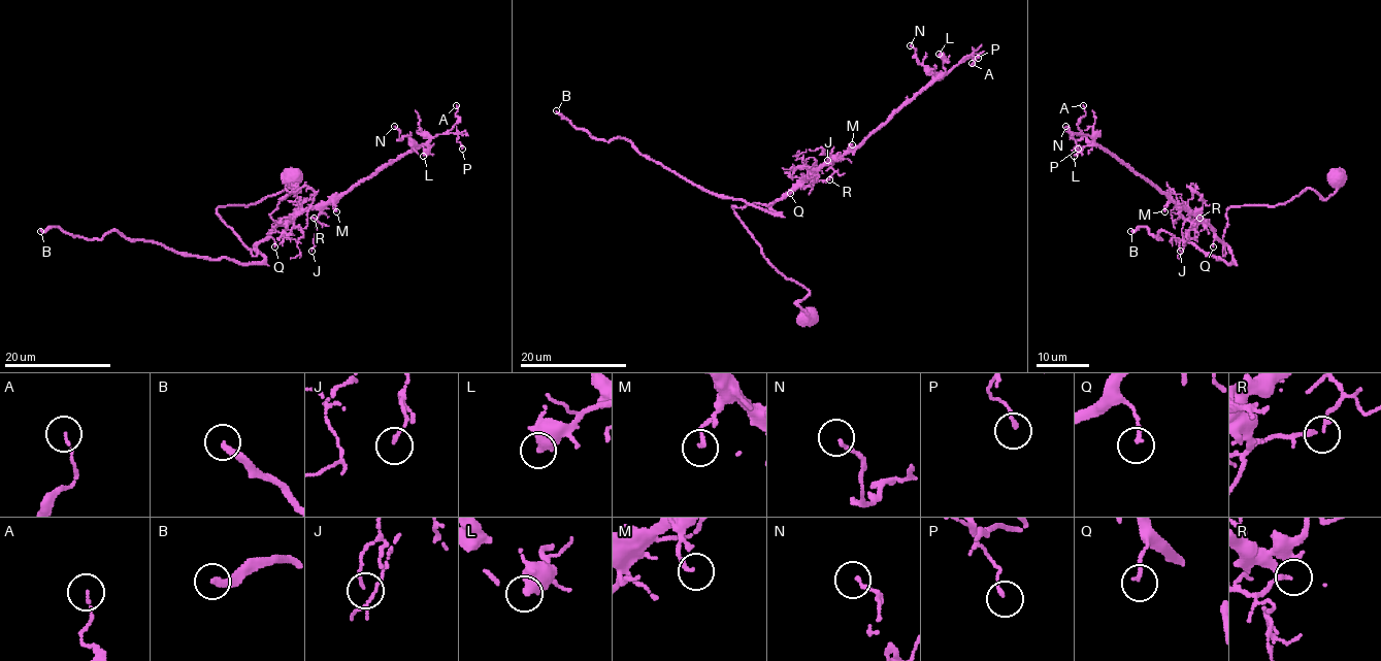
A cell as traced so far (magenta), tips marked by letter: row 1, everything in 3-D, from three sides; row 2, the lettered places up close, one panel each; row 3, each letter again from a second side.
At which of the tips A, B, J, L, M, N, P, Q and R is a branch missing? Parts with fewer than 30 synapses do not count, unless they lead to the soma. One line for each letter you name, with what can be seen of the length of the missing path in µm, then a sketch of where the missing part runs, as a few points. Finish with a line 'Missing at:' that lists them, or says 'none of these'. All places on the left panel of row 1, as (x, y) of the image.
B: about 10 µm are missing; missing branch runs (40, 231), (22, 219), (17, 202)
Missing at: B

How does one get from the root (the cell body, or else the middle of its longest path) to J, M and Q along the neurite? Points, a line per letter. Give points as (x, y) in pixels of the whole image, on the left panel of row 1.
J: (290, 177), (285, 199), (292, 189), (220, 205), (217, 215), (255, 256), (278, 226), (317, 208), (311, 251)
M: (290, 177), (285, 199), (292, 189), (217, 208), (255, 256), (299, 212), (331, 200), (336, 211)
Q: (290, 177), (293, 191), (285, 199), (292, 189), (217, 208), (255, 256), (261, 241), (271, 237), (274, 246)

